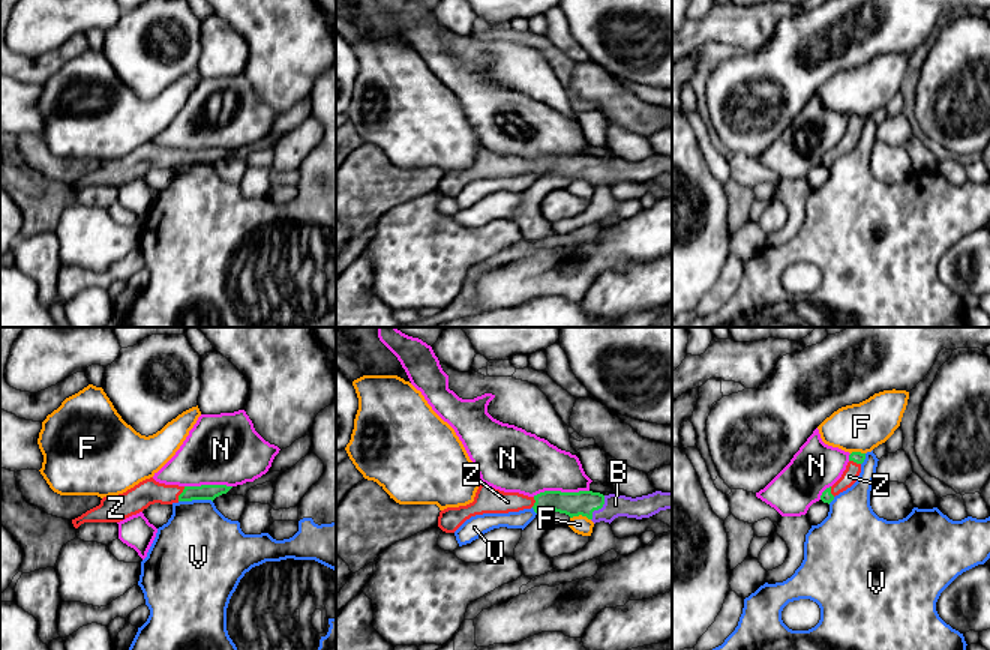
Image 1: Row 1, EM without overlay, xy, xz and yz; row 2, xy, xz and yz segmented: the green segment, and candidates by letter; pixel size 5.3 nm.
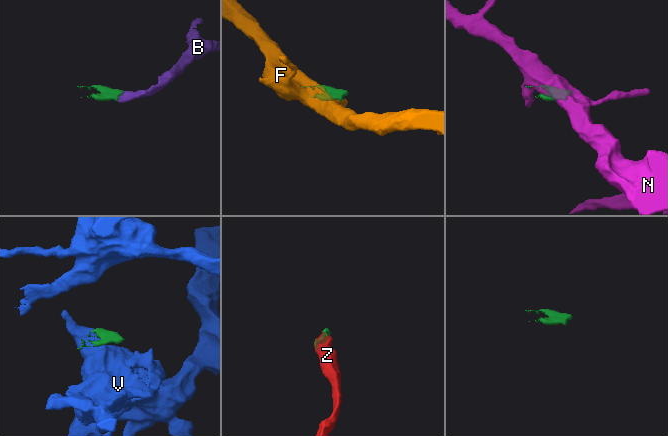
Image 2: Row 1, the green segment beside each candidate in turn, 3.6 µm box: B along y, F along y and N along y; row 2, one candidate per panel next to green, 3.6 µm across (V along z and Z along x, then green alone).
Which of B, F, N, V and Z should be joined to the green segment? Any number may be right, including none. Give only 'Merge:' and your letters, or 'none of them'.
Merge: B, Z

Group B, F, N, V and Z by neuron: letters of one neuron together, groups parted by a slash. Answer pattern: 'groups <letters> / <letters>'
groups B Z / F / N / V

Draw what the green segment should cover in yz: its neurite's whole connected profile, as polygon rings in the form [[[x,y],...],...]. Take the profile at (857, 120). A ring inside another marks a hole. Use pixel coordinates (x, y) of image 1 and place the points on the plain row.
[[[852,116],[849,119],[849,126],[842,141],[832,150],[826,152],[822,156],[820,164],[830,168],[836,159],[850,152],[856,146],[861,137],[861,128],[864,126],[864,123],[866,123],[866,117]]]

